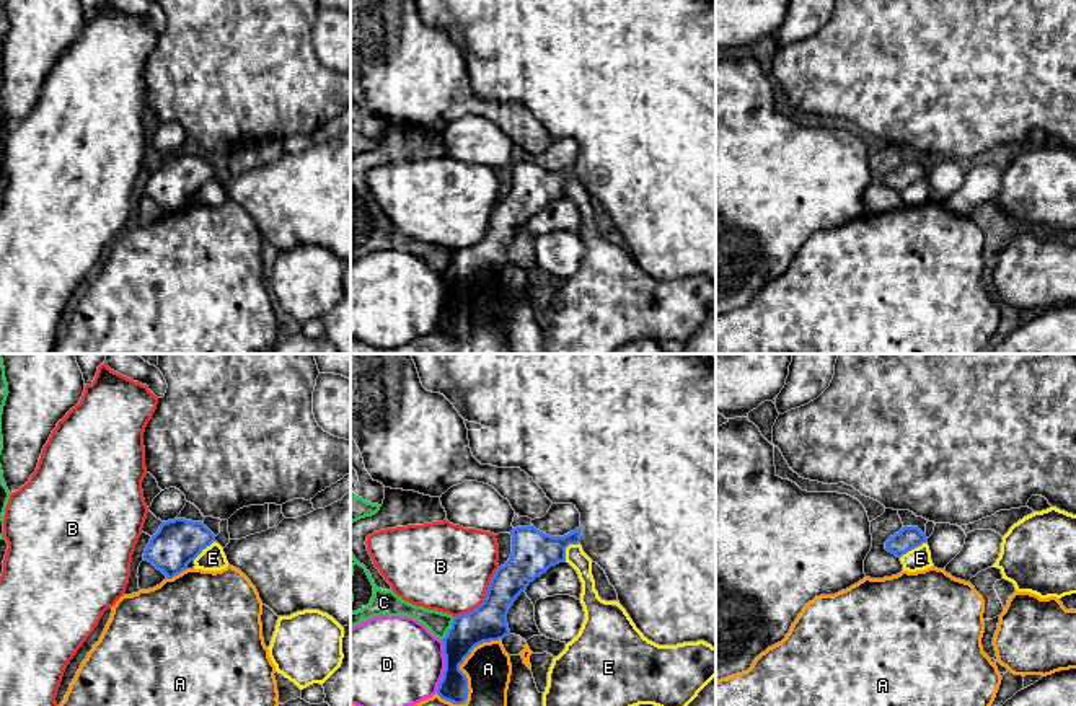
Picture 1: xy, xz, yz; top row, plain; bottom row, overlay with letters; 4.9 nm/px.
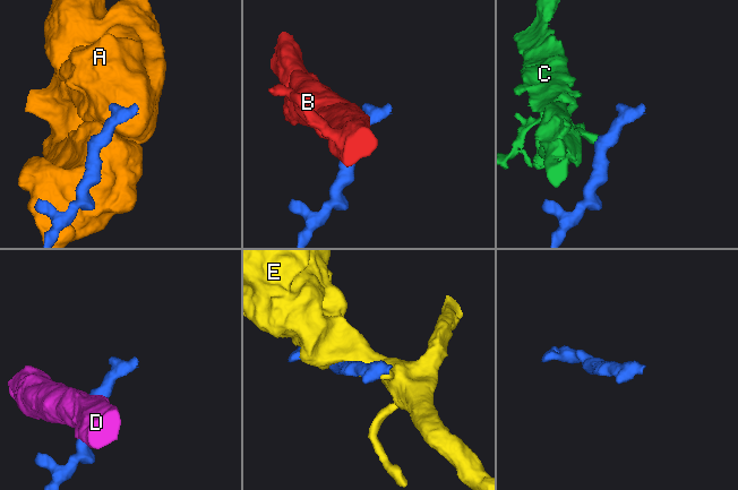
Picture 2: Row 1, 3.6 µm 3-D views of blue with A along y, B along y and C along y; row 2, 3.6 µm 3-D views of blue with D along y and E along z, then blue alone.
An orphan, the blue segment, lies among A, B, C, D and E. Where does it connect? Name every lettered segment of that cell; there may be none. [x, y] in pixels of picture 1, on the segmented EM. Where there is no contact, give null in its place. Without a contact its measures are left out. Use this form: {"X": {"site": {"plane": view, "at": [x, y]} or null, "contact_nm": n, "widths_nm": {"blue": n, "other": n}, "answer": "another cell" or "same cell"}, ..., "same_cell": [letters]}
{"A": {"site": {"plane": "xz", "at": [465, 675]}, "contact_nm": 420, "widths_nm": {"blue": 170, "other": 220}, "answer": "another cell"}, "B": {"site": {"plane": "xz", "at": [485, 599]}, "contact_nm": 340, "widths_nm": {"blue": 180, "other": 440}, "answer": "another cell"}, "C": {"site": {"plane": "xz", "at": [449, 630]}, "contact_nm": 130, "widths_nm": {"blue": 180, "other": 120}, "answer": "another cell"}, "D": {"site": {"plane": "xz", "at": [445, 666]}, "contact_nm": 260, "widths_nm": {"blue": 170, "other": 440}, "answer": "another cell"}, "E": {"site": {"plane": "xz", "at": [566, 547]}, "contact_nm": 130, "widths_nm": {"blue": 220, "other": 100}, "answer": "another cell"}, "same_cell": []}

